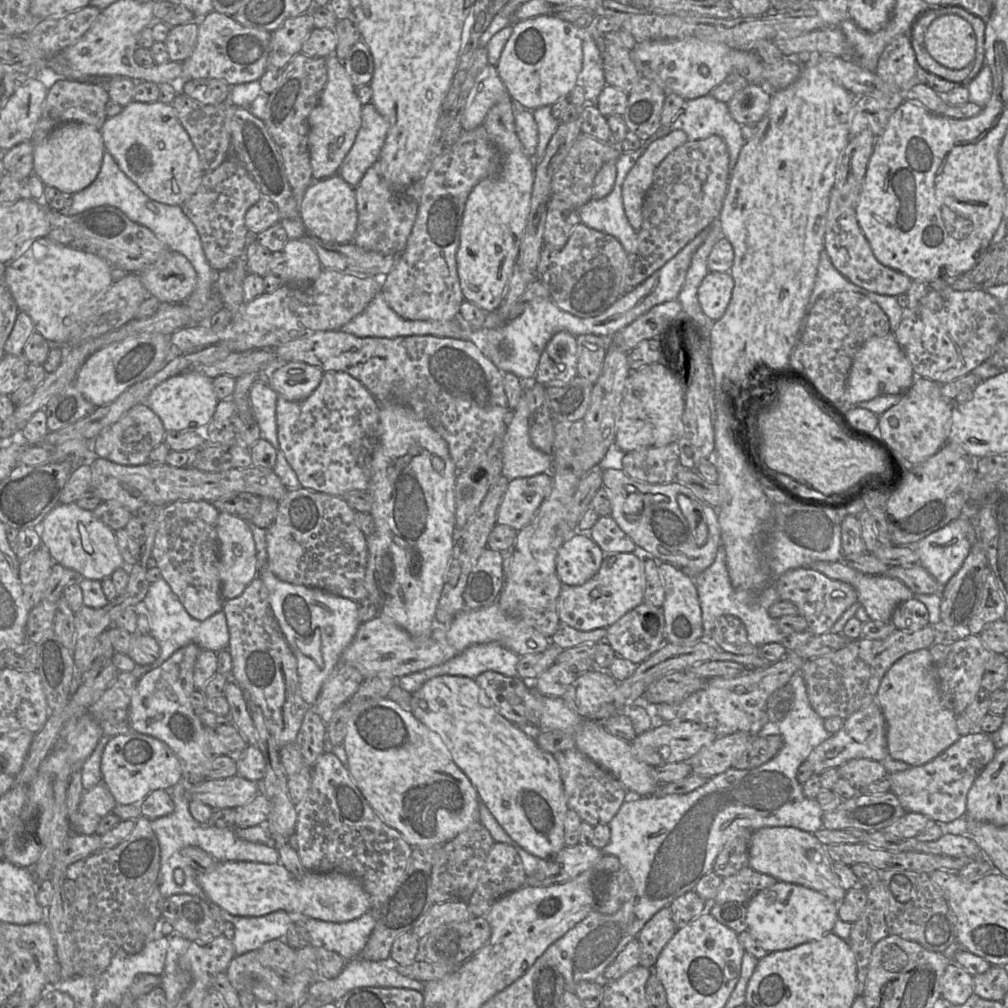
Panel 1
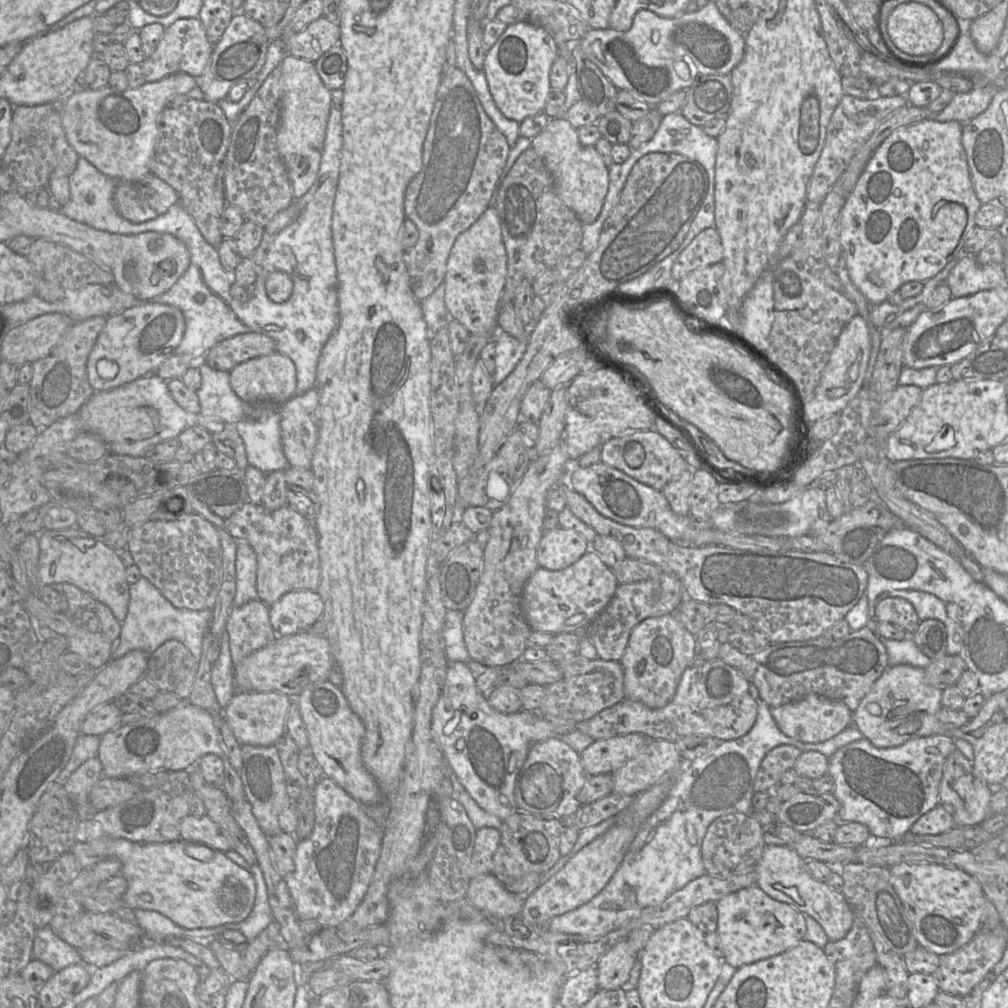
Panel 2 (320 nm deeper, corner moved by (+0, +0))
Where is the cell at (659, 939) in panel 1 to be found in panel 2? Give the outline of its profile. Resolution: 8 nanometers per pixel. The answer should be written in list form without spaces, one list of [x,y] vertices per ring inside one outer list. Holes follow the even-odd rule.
[[[623,940],[606,952],[594,965],[600,990],[614,990],[627,985],[630,971],[640,952]]]

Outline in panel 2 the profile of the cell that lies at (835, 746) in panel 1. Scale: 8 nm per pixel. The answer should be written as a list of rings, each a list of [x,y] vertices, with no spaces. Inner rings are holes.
[[[780,745],[770,750],[761,761],[754,780],[753,789],[763,792],[780,784],[782,774],[793,769],[796,759],[802,751],[792,745]]]

